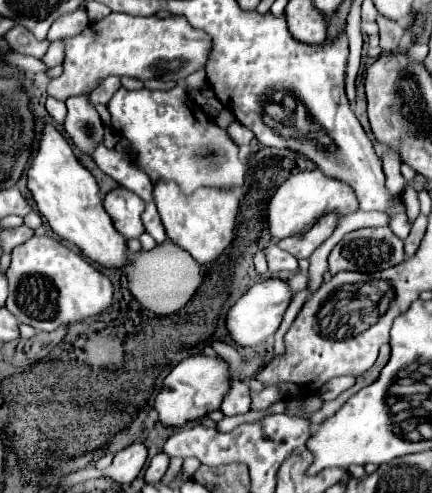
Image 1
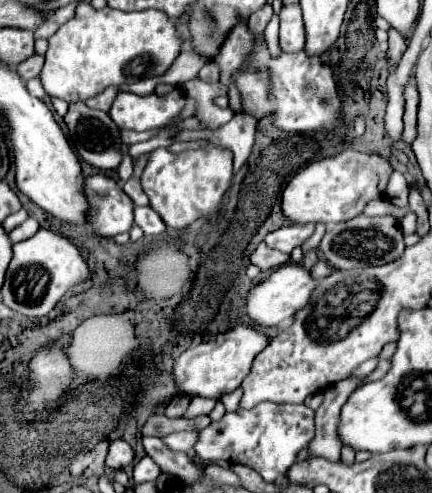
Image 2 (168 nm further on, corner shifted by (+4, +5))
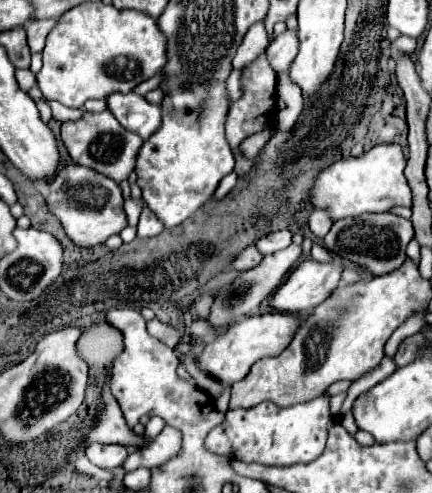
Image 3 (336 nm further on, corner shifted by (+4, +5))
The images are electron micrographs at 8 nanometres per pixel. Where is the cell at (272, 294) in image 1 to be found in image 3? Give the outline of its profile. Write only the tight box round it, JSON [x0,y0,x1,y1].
[270,261,342,315]

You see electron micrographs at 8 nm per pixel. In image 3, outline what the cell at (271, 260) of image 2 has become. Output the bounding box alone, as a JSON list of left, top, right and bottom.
[230,245,262,271]

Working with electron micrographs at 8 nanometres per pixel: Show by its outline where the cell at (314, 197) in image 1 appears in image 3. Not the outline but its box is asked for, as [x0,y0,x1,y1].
[310,143,412,221]

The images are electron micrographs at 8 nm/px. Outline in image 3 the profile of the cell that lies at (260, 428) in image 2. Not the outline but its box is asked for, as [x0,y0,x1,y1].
[206,395,332,467]

